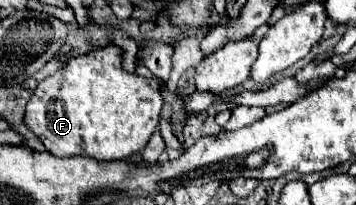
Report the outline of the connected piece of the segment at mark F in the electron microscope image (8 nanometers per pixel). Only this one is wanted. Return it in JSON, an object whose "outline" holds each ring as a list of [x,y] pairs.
{"outline":[[[109,45],[85,55],[69,57],[65,65],[51,77],[43,79],[31,101],[27,103],[25,123],[33,129],[33,133],[43,141],[49,153],[55,157],[93,157],[95,161],[113,161],[125,159],[137,151],[141,151],[161,119],[161,81],[159,79],[145,79],[137,73],[127,73],[123,69],[123,49],[117,45]]]}

